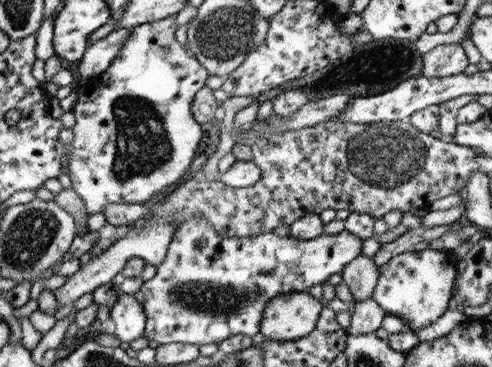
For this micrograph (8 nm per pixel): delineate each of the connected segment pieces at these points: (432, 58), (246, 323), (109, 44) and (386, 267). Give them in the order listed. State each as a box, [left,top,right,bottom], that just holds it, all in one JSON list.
[[421,44,467,78],[133,212,362,345],[77,27,133,82],[370,246,455,334]]

